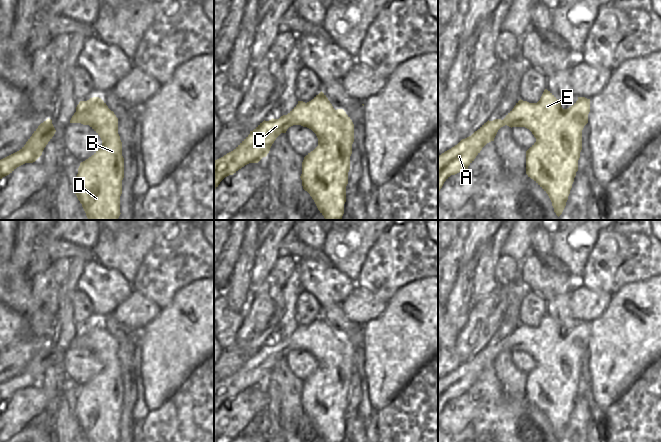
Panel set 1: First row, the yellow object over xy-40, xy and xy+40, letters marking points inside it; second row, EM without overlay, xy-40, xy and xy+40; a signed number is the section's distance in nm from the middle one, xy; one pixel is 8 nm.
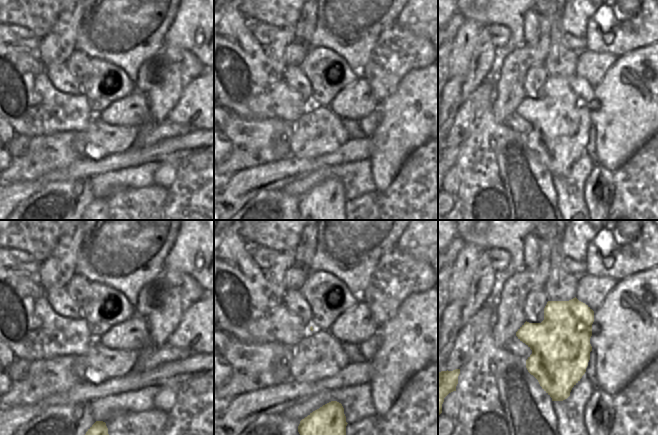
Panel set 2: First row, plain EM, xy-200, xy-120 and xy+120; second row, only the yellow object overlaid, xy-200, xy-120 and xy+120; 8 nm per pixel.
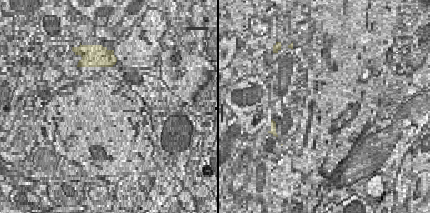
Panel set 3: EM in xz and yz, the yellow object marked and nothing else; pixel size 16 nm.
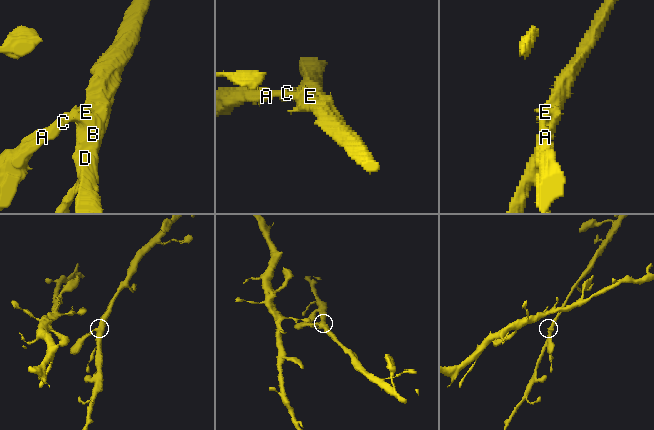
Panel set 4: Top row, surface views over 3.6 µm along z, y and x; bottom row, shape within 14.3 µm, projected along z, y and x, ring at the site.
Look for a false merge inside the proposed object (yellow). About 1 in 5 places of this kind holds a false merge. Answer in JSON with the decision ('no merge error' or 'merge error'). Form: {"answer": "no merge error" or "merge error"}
{"answer": "no merge error"}

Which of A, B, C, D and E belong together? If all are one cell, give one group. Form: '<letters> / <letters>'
A B C D E

